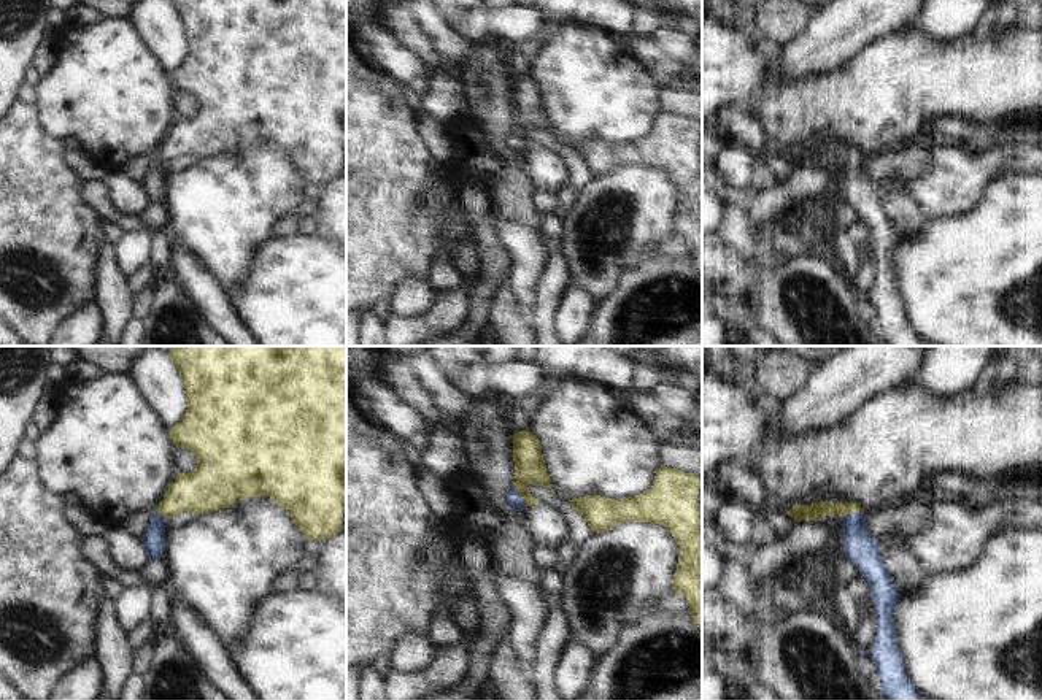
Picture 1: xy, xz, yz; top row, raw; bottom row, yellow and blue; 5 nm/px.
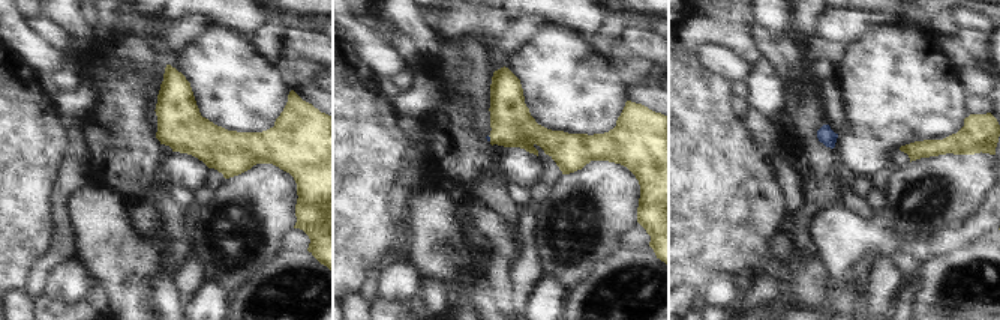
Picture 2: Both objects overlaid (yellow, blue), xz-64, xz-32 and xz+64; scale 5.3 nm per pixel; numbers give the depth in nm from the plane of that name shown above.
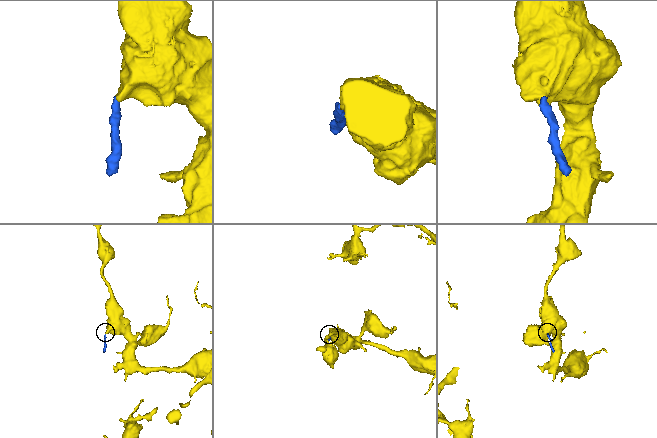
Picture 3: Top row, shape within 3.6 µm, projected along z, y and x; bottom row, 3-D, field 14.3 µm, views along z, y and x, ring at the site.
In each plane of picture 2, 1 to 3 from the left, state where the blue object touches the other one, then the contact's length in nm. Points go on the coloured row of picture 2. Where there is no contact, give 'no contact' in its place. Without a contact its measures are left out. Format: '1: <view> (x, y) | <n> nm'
1: no contact
2: xz-32 (491, 138) | 40 nm
3: no contact

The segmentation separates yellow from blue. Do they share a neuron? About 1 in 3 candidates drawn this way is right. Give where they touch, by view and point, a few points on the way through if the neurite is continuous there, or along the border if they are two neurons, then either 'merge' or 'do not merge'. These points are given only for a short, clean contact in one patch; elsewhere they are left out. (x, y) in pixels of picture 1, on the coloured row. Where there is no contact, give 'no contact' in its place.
meets yellow in yz at (852, 511); runs through yz (815, 511), (852, 511), (853, 532), (861, 548); merge

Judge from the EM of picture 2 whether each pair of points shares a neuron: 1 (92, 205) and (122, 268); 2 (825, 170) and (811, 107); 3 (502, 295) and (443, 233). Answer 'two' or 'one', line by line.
1: one
2: one
3: two

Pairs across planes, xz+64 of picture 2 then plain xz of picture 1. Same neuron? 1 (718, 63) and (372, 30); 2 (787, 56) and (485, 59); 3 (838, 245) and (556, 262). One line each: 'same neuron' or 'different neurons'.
1: same neuron
2: different neurons
3: different neurons

